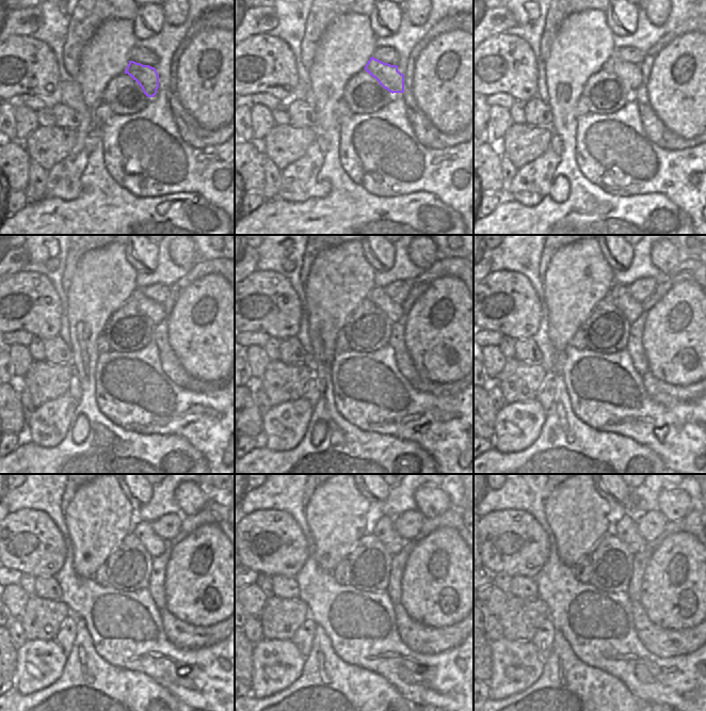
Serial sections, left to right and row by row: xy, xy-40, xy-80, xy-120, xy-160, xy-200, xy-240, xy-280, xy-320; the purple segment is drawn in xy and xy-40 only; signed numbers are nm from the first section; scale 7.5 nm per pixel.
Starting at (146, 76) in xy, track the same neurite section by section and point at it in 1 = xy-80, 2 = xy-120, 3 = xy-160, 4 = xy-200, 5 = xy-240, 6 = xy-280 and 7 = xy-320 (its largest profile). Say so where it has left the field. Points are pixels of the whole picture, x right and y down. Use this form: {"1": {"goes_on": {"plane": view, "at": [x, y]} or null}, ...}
{"1": {"goes_on": {"plane": "xy-80", "at": [630, 75]}}, "2": {"goes_on": {"plane": "xy-120", "at": [153, 310]}}, "3": {"goes_on": {"plane": "xy-160", "at": [378, 296]}}, "4": {"goes_on": {"plane": "xy-200", "at": [631, 309]}}, "5": {"goes_on": {"plane": "xy-240", "at": [156, 546]}}, "6": {"goes_on": {"plane": "xy-280", "at": [383, 528]}}, "7": {"goes_on": {"plane": "xy-320", "at": [624, 527]}}}

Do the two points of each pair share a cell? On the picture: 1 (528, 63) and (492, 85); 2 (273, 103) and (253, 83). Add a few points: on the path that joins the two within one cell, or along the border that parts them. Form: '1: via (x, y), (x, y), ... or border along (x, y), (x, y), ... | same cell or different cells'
1: via (519, 65), (513, 67), (500, 79) | same cell
2: border along (251, 94), (270, 93), (282, 101) | different cells

